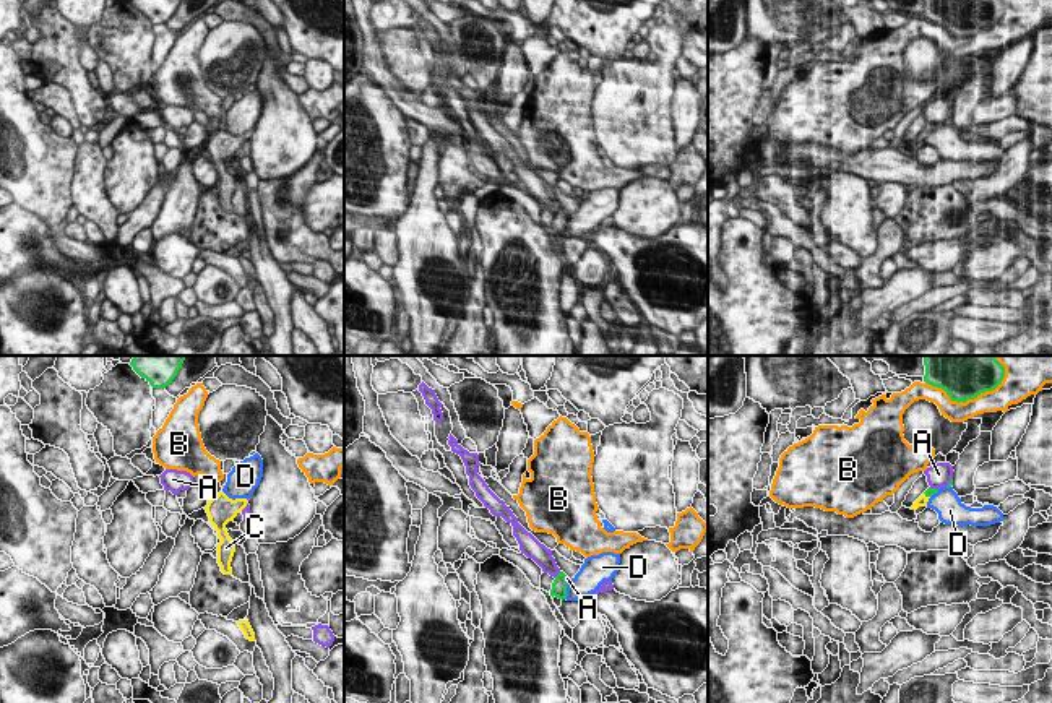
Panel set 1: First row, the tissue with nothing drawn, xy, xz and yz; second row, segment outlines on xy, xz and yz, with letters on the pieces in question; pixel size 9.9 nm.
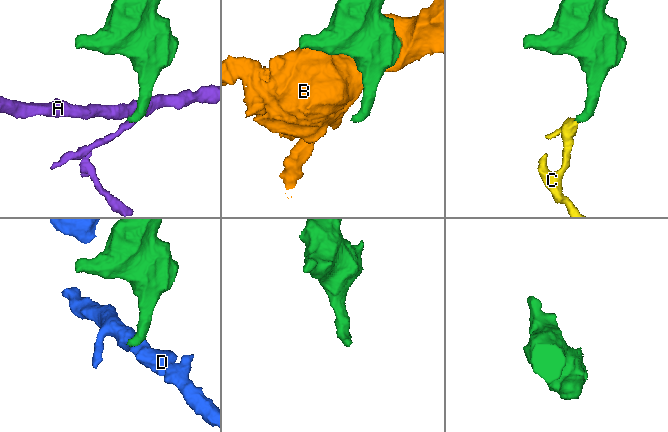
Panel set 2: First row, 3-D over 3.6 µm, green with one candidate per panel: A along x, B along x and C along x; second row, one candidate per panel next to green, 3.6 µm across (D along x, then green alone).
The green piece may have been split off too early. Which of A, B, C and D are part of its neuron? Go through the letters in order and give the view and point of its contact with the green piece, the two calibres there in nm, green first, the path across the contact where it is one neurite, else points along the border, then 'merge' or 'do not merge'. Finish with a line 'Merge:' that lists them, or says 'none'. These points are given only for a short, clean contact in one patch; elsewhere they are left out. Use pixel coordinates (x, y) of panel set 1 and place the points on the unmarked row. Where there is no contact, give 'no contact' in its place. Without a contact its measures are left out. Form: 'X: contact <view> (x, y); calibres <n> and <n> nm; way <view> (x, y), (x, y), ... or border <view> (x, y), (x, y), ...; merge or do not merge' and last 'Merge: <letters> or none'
A: contact xz (559, 210); calibres 160 and 190 nm; border xz (560, 208), (554, 213); do not merge
B: contact yz (970, 34); calibres 380 and 220 nm; do not merge
C: contact yz (927, 132); calibres 90 and 100 nm; way yz (929, 129), (927, 132), (922, 137); merge
D: contact xz (565, 229); calibres 160 and 260 nm; border xz (567, 224), (564, 234); do not merge
Merge: C

